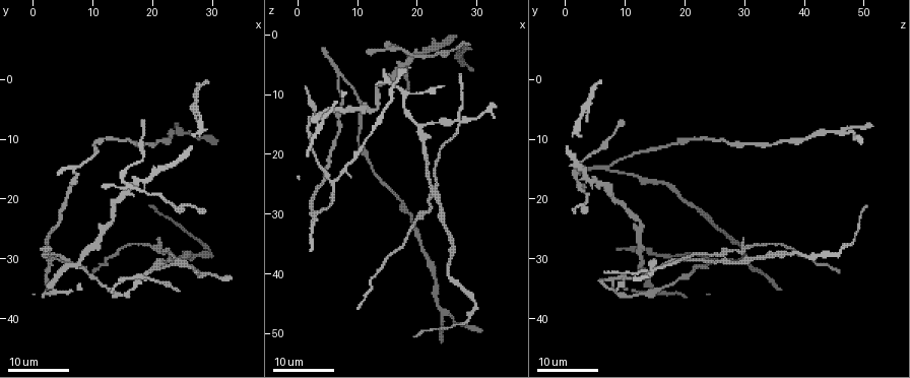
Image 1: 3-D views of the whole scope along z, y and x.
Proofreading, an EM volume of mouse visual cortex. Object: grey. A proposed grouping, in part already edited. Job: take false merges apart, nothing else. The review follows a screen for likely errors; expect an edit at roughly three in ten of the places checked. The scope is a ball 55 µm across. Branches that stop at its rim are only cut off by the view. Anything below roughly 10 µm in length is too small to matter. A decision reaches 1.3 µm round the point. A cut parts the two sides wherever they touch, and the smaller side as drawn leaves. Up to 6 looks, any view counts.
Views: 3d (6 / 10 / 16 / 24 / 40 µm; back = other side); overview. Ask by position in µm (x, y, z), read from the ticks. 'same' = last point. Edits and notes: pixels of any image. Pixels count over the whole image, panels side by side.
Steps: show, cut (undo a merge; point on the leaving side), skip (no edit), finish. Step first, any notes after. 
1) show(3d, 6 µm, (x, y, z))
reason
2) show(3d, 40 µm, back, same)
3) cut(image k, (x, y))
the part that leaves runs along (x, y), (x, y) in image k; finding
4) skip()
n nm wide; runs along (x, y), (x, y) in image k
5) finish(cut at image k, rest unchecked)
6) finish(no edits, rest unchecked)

show(3d, 24 µm, (27.5, 32.5, 14.5))
looks like a crossing

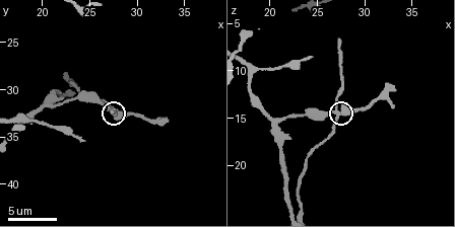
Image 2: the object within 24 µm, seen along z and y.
show(3d, 6 µm, same)

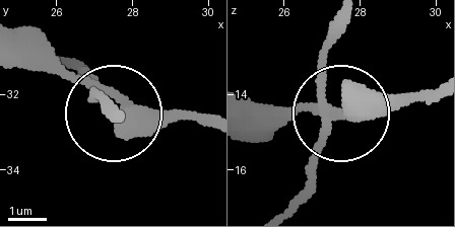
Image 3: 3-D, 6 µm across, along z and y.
cut(image 3, (96, 96))
the part that leaves runs along (327, 115), (314, 179), (288, 209) in image 3; a second cell is stuck on

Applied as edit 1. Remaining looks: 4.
show(3d, 16 µm, (6.5, 14.5, 6.5))
abrupt turn

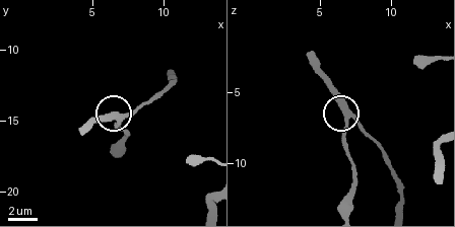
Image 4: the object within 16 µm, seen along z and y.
show(3d, 6 µm, (7.2, 14.8, 6.6))

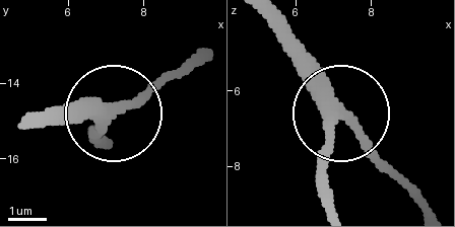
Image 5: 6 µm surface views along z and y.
skip()
290 nm wide; runs along (106, 142), (112, 114), (187, 65) in image 5; one cell here

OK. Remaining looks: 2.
show(3d, 16 µm, (6.0, 30.5, 25.0))

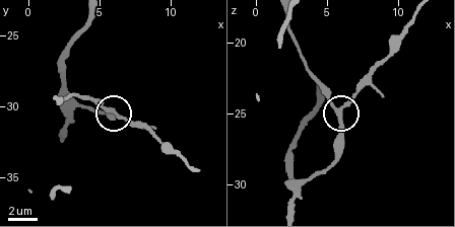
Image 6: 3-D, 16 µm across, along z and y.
show(3d, 6 µm, same)

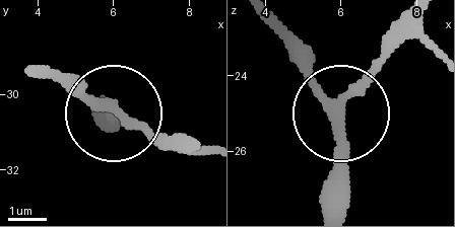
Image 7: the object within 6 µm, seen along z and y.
skip()
runs along (327, 209), (336, 111), (291, 47) in image 7; one cell here

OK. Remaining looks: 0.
finish(cut at image 3, rest unchecked)

